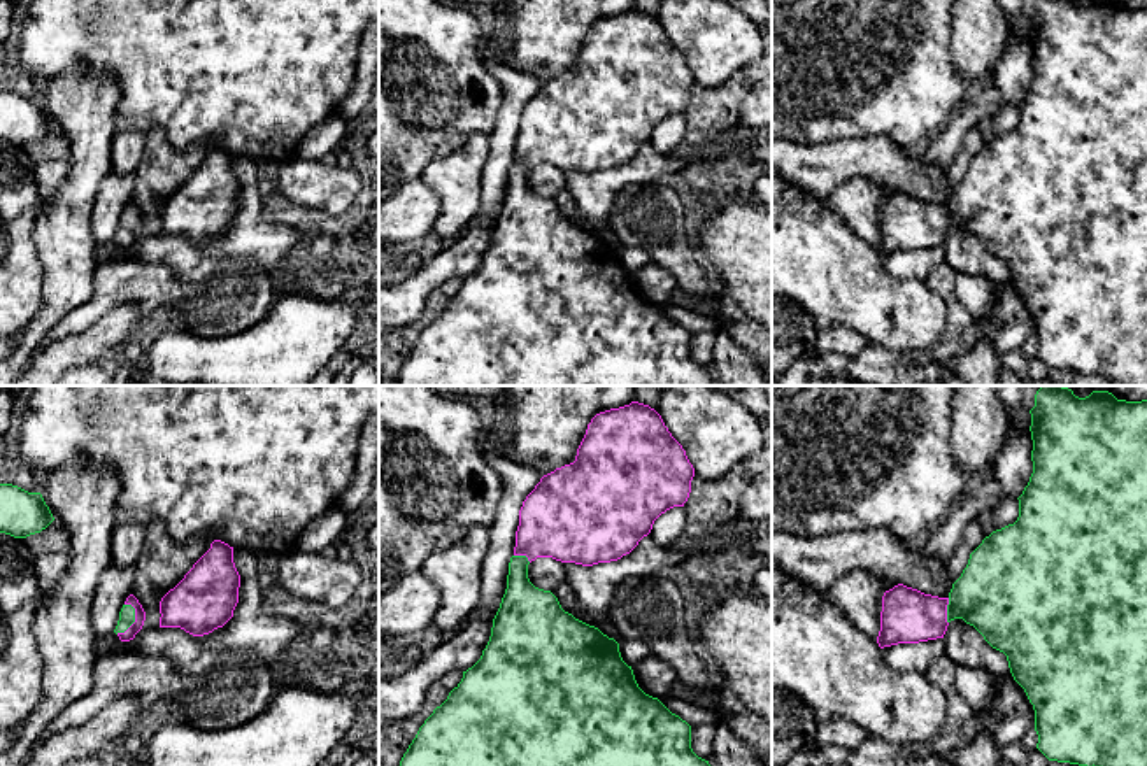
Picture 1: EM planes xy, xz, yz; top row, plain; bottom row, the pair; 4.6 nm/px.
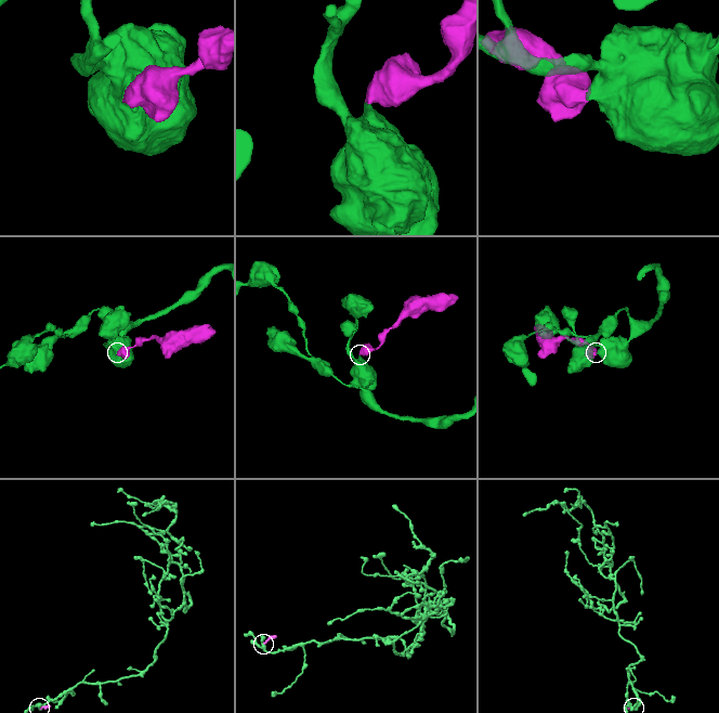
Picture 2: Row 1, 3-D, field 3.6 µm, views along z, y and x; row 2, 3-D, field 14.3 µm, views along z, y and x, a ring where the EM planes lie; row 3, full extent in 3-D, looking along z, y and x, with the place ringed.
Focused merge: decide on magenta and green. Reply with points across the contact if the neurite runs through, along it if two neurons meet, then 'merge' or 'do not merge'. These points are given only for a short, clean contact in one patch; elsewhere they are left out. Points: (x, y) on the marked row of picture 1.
across xy (130, 633), (135, 621), (127, 616) | merge

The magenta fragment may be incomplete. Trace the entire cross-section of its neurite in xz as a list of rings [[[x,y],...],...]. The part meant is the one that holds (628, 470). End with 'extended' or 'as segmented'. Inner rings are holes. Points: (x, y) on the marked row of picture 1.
[[[631,401],[630,405],[596,414],[588,424],[586,435],[577,449],[575,461],[544,475],[526,496],[519,510],[514,556],[509,563],[507,589],[493,619],[491,636],[481,659],[463,671],[461,682],[449,692],[447,699],[419,727],[416,738],[403,754],[400,766],[710,766],[691,748],[691,726],[672,713],[658,698],[645,694],[619,652],[619,643],[565,612],[551,591],[535,587],[528,578],[528,564],[537,557],[552,557],[561,563],[593,566],[617,561],[630,554],[652,529],[654,521],[673,507],[684,507],[691,493],[695,468],[682,445],[672,436],[661,415],[649,405]]]; extended

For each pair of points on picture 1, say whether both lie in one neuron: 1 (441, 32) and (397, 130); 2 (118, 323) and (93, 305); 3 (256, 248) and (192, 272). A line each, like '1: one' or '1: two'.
1: one
2: two
3: one

